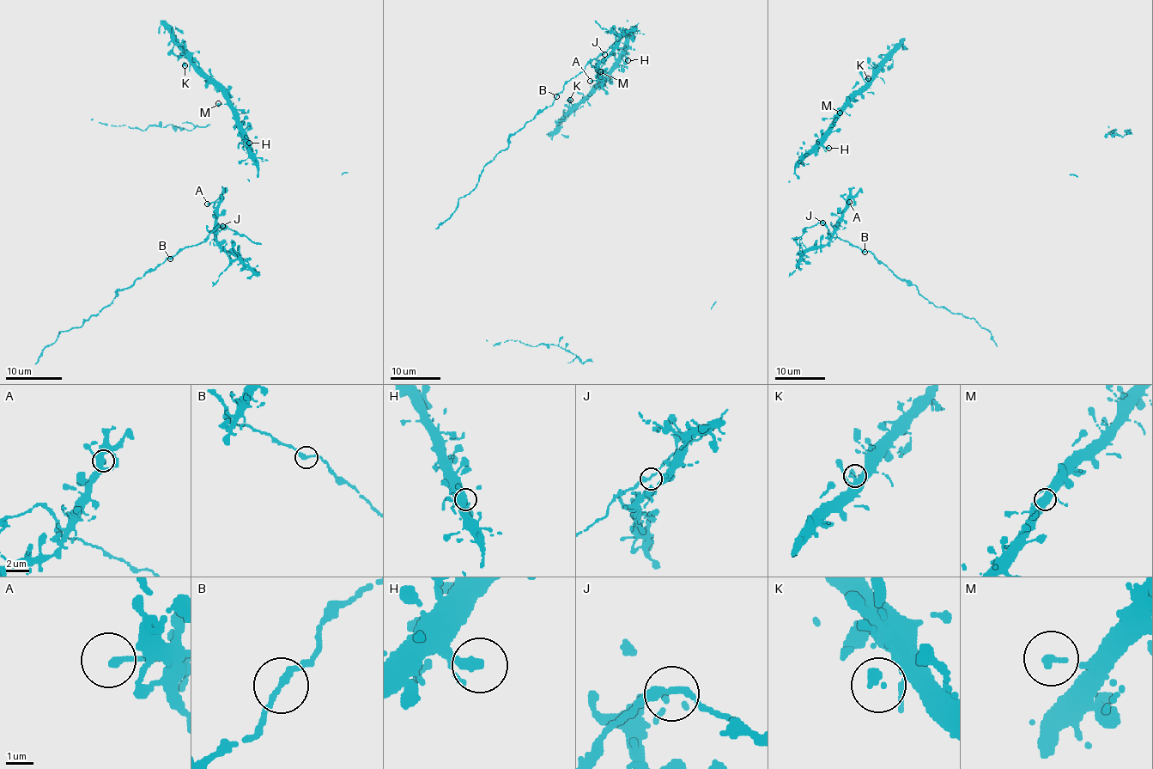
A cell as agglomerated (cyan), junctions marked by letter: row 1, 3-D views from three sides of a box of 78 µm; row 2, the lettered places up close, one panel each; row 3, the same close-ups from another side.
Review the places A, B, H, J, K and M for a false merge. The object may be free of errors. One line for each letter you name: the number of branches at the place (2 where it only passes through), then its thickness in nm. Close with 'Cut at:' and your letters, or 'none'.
Cut at: none

